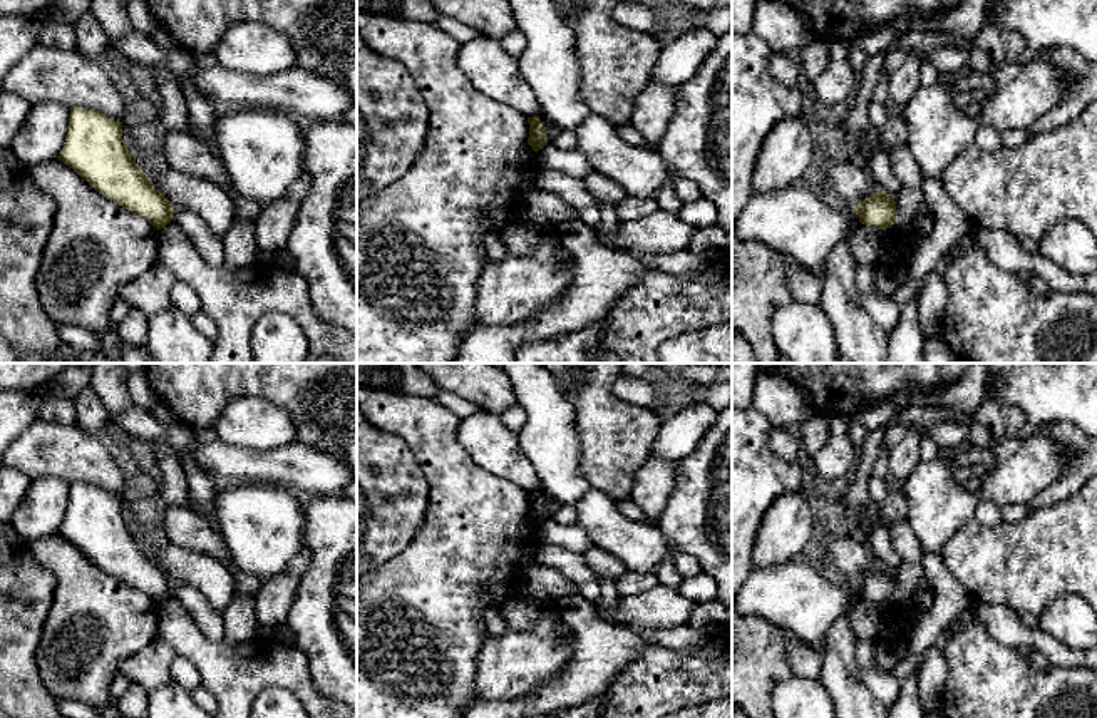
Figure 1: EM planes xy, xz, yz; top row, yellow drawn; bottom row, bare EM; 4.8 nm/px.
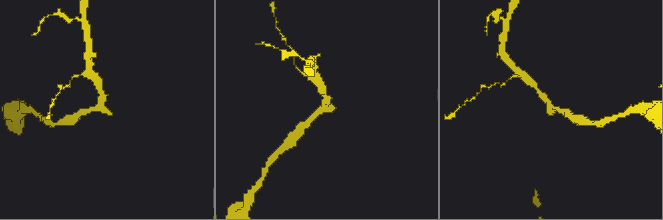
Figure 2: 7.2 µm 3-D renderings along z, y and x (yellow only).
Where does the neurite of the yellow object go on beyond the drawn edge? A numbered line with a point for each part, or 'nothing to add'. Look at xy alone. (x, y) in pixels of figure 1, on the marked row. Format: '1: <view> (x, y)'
nothing to add

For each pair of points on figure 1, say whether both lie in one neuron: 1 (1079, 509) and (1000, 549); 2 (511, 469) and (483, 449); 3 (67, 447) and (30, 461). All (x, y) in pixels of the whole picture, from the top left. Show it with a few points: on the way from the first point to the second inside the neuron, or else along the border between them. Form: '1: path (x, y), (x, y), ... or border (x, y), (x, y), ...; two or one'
1: path (1059, 529), (1039, 549), (1020, 549); one
2: path (504, 462), (489, 449); one
3: path (59, 451), (39, 452); one

